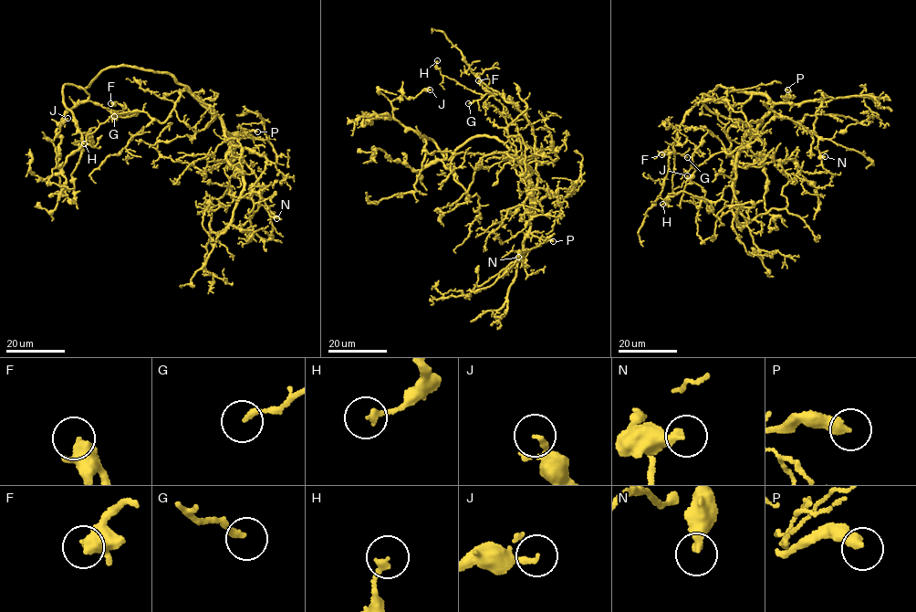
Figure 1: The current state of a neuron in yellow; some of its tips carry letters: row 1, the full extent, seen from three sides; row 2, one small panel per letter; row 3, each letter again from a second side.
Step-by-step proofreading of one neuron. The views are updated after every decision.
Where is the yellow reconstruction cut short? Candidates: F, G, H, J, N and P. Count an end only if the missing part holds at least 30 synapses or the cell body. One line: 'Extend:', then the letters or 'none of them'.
Extend: none of them

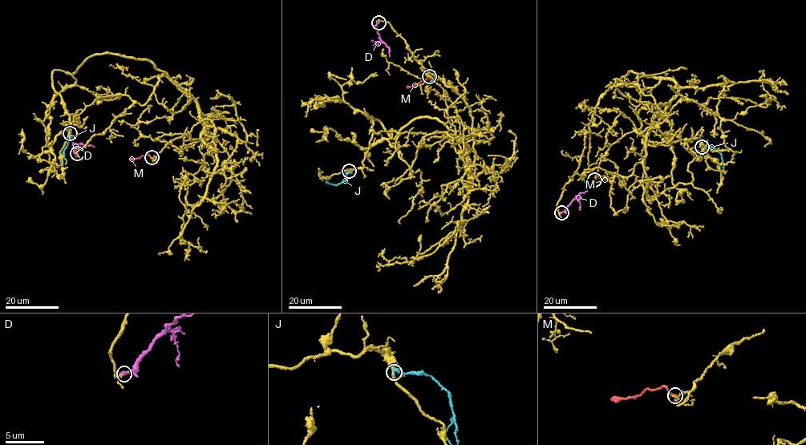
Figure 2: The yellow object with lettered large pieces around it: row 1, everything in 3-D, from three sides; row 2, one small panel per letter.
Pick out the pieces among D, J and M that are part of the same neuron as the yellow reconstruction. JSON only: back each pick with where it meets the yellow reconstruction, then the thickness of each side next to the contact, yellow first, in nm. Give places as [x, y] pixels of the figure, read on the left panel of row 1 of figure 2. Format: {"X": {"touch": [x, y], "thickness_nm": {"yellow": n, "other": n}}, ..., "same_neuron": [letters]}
{"same_neuron": []}

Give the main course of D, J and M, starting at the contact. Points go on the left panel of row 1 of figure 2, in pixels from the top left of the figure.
D: (77, 153), (74, 149), (77, 145), (95, 147)
J: (70, 134), (66, 146), (59, 155), (60, 164)
M: (151, 158), (147, 155), (130, 159)

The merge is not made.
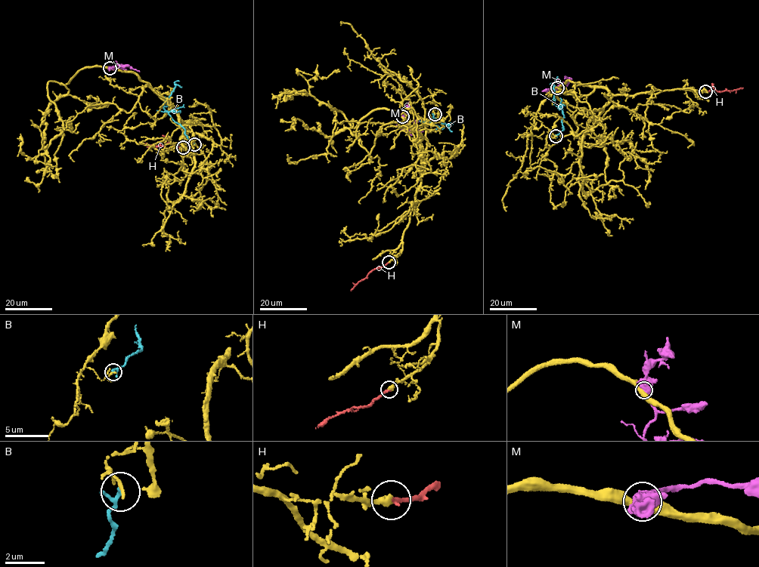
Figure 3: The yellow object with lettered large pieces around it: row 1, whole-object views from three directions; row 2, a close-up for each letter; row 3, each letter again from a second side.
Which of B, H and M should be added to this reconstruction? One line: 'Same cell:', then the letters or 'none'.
Same cell: H

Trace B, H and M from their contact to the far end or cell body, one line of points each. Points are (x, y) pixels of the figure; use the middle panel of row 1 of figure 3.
B: (435, 113), (430, 121), (432, 121), (427, 124), (426, 121), (435, 118), (447, 124), (452, 131)
H: (388, 262), (370, 271), (350, 291)
M: (402, 116), (405, 122), (402, 129), (404, 130), (422, 130)

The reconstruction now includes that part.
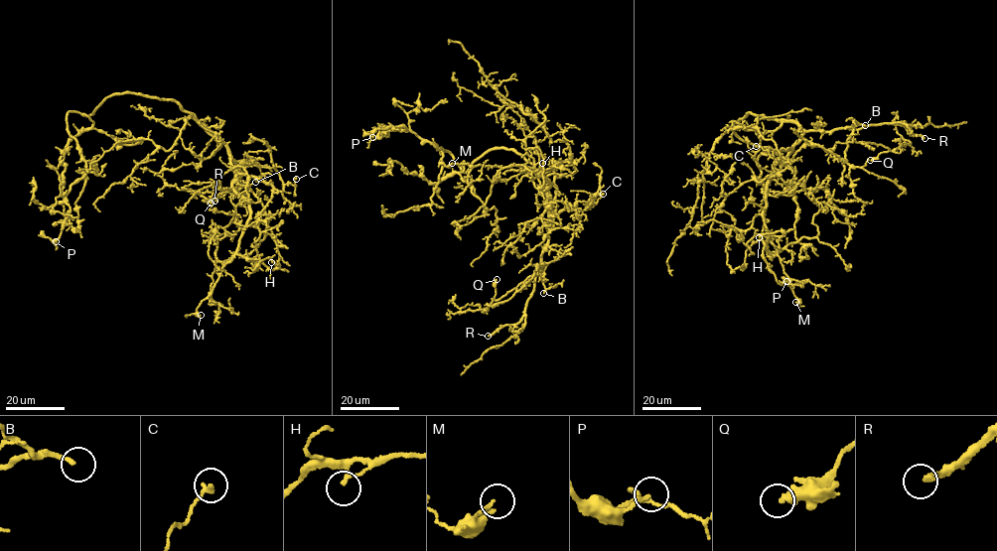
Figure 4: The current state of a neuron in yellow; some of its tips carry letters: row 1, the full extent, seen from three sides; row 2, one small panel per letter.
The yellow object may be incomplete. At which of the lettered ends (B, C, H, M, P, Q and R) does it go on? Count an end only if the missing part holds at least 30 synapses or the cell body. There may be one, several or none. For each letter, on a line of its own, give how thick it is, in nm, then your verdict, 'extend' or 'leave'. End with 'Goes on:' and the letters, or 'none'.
B: 180 nm thick; extend
C: 220 nm thick; leave
H: 160 nm thick; leave
M: 160 nm thick; leave
P: 180 nm thick; leave
Q: 400 nm thick; leave
R: 240 nm thick; extend
Goes on: B, R

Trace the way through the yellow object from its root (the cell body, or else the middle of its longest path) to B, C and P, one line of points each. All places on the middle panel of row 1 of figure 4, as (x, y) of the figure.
B: (546, 191), (553, 215), (548, 247), (542, 255), (540, 266), (543, 293)
C: (546, 191), (553, 214), (549, 228), (546, 225), (551, 216), (570, 206), (583, 210), (597, 203), (603, 194)
P: (546, 191), (535, 167), (511, 149), (484, 153), (465, 172), (449, 152), (403, 126), (378, 128), (372, 137)

